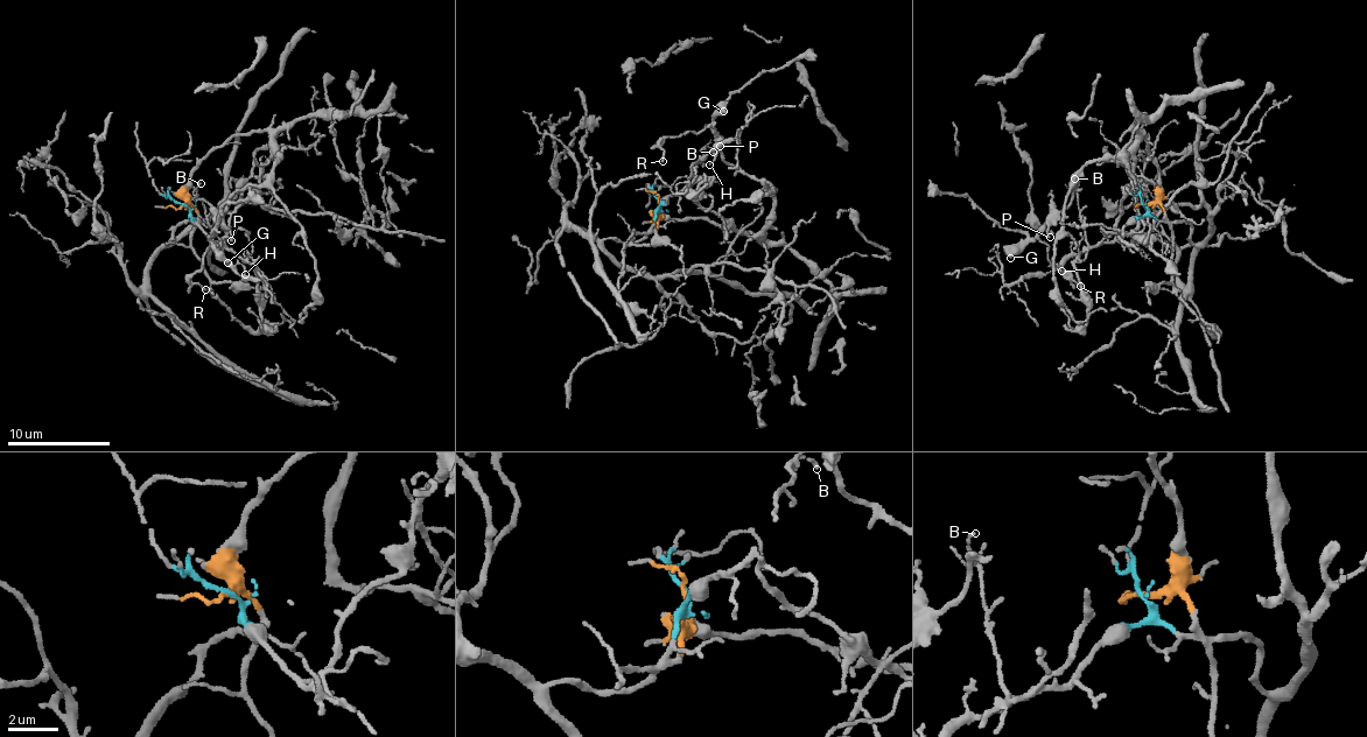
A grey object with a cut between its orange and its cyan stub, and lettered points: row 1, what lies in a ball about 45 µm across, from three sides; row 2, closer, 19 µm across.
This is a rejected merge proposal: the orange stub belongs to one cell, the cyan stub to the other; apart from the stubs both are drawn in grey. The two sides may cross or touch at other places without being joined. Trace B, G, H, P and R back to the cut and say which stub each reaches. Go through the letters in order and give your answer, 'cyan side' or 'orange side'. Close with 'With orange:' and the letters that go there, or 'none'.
B: cyan side
G: orange side
H: cyan side
P: orange side
R: orange side
With orange: G, P, R

